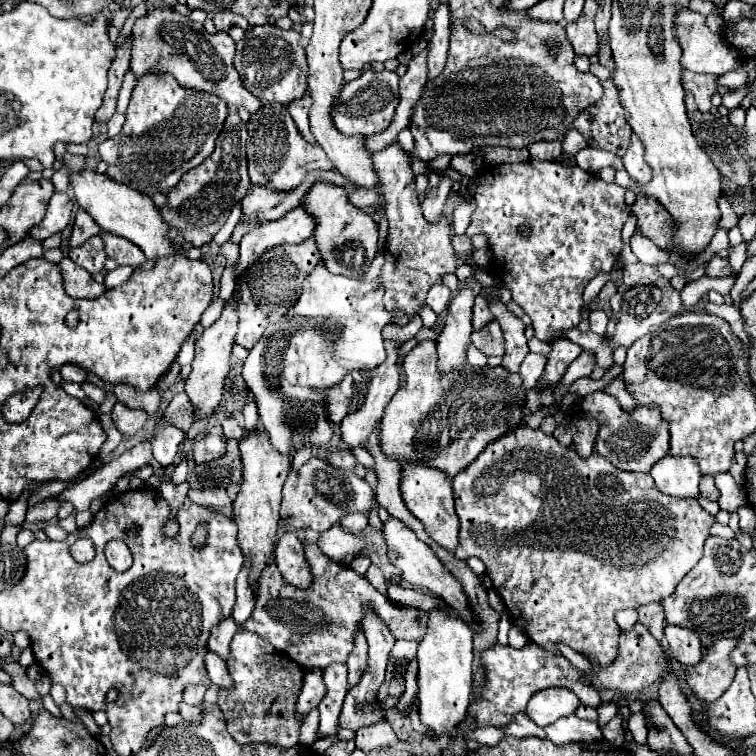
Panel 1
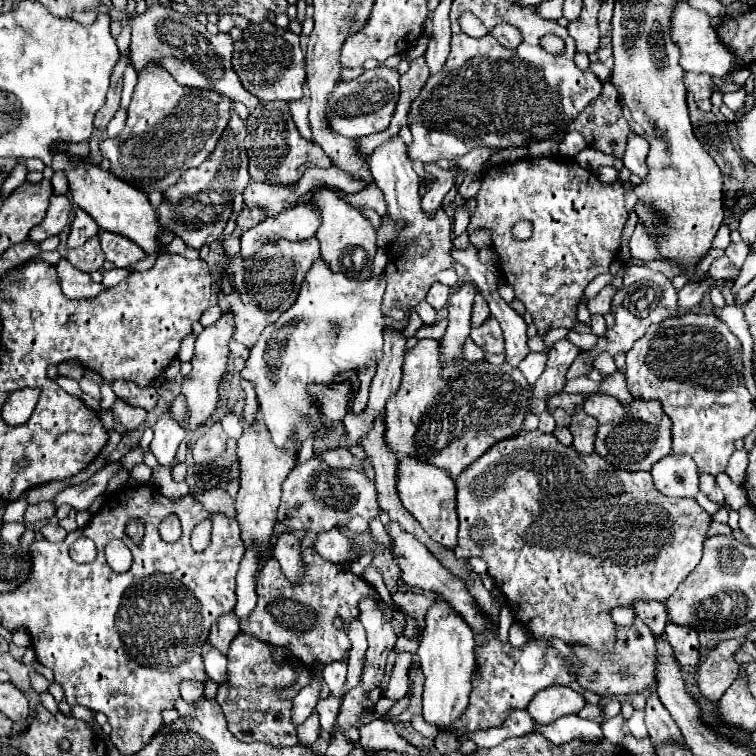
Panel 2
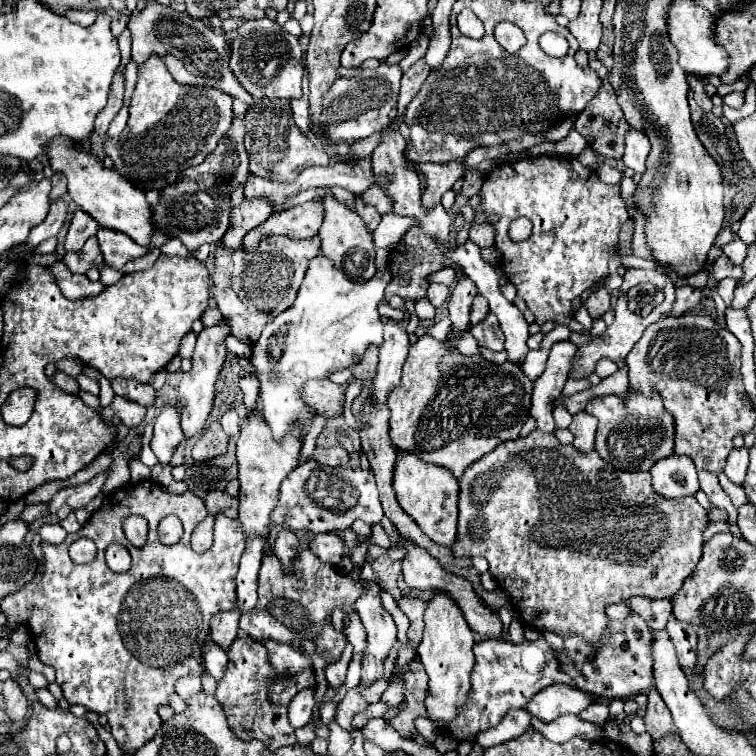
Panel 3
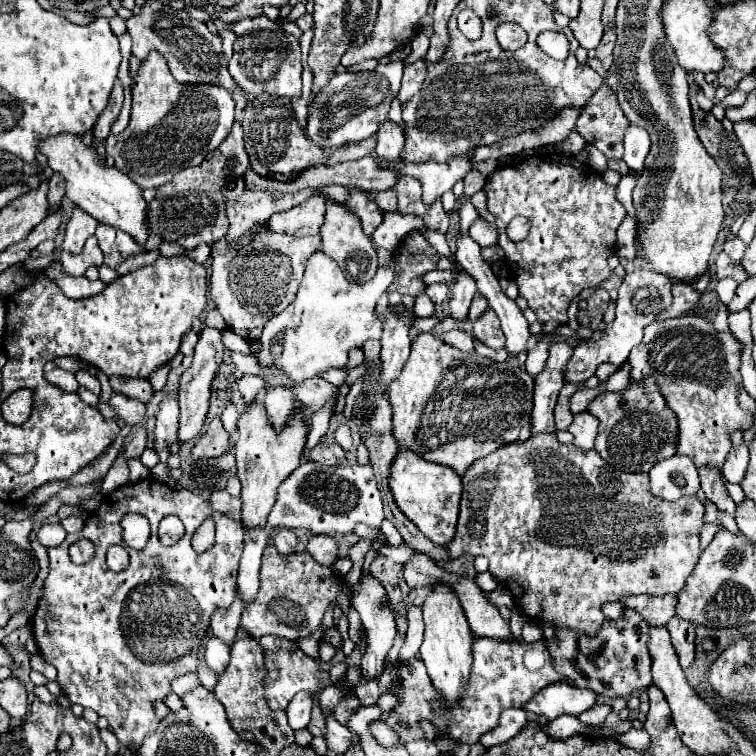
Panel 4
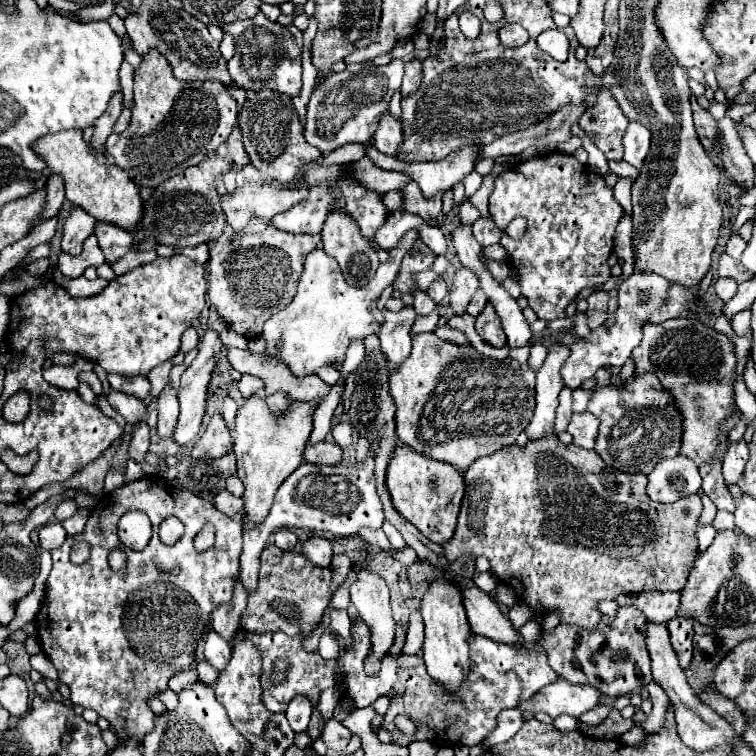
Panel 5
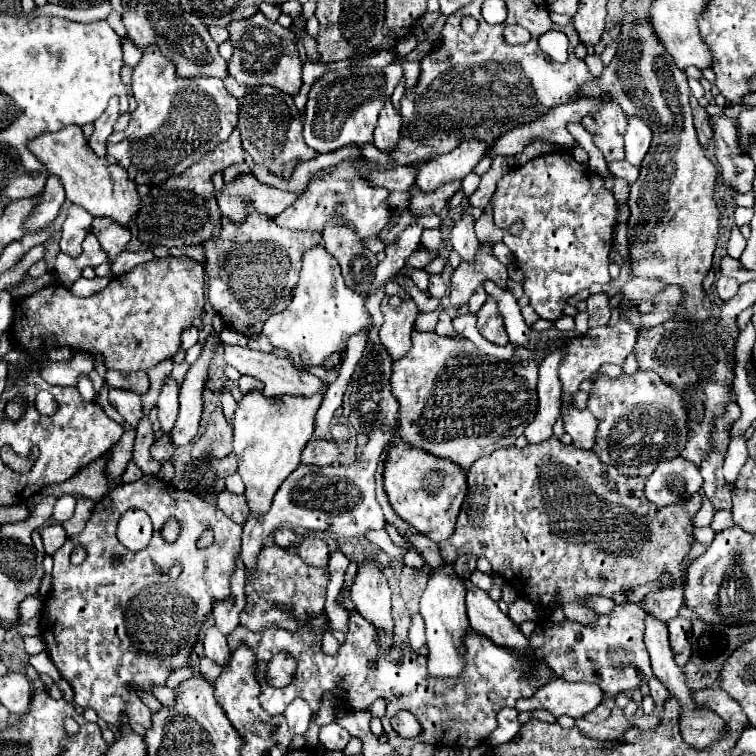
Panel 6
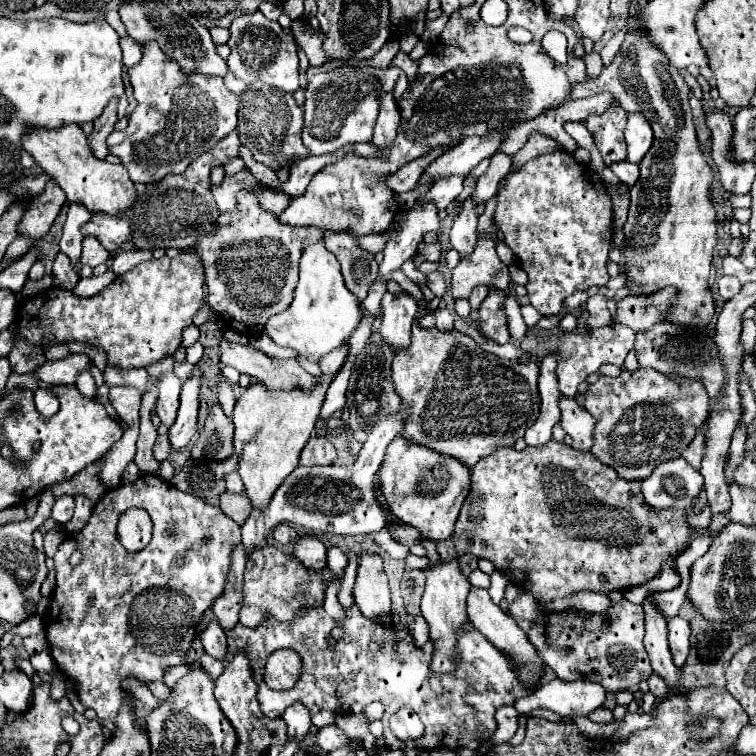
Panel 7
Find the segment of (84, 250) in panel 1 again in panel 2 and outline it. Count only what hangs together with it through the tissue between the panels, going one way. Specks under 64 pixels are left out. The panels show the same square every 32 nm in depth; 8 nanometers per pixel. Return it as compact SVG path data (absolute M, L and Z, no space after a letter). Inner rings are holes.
M98 236L90 238L84 246L80 246L78 250L68 250L66 260L80 272L92 272L92 270L100 270L104 264L104 254L100 252L100 244L98 244Z

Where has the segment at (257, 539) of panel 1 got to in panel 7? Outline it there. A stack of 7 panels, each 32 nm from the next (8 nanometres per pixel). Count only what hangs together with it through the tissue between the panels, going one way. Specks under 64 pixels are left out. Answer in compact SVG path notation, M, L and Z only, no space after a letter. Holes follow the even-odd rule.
M344 342L340 348L320 358L318 364L322 374L318 376L318 384L312 390L304 392L302 388L292 388L284 394L268 394L268 388L262 382L252 380L250 386L244 388L242 396L236 400L232 416L236 426L234 452L238 454L238 474L244 482L244 488L254 508L266 508L268 498L272 498L272 492L298 466L300 452L314 432L314 424L318 420L324 394L330 382L344 366L348 348L350 348L348 342Z

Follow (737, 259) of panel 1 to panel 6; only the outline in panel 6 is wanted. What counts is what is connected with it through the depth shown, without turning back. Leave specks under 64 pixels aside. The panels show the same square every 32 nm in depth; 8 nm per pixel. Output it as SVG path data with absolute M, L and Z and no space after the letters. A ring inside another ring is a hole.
M734 224L732 226L732 236L730 236L730 242L728 242L728 254L738 258L742 254L744 246L746 246L746 238L740 234L740 228Z

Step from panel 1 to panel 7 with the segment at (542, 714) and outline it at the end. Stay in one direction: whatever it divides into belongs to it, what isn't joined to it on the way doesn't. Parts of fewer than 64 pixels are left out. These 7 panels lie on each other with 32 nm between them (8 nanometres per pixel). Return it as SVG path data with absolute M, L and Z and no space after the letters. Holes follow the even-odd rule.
M560 678L542 684L536 692L516 700L514 708L522 714L528 714L536 708L548 708L560 716L588 716L600 708L606 700L606 692L600 684L588 680L564 682Z

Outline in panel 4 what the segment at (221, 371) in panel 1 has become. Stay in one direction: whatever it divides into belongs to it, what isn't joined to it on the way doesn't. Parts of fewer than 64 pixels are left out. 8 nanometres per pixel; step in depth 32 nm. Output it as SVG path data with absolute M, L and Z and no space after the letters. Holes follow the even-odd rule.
M206 328L200 334L200 340L194 350L194 360L192 366L182 374L180 378L180 388L178 388L178 402L180 402L180 424L178 424L178 444L184 444L192 440L204 424L206 412L208 412L208 400L210 400L210 388L214 374L224 358L224 344L222 344L222 332L216 328Z

